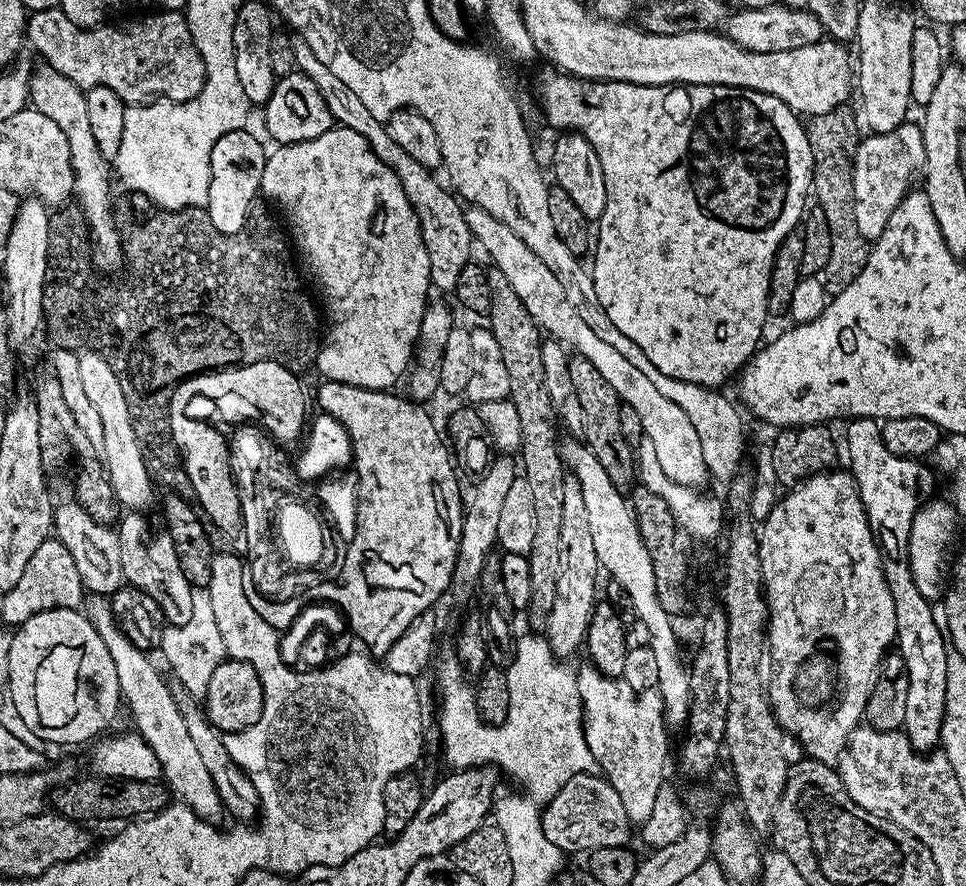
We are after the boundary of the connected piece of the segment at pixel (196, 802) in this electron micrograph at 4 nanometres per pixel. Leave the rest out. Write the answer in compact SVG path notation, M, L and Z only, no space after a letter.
M89 593L85 597L85 601L82 605L85 616L95 626L95 630L102 638L102 642L106 645L106 650L110 653L110 658L114 659L114 668L118 675L118 684L120 688L121 699L125 702L126 708L132 712L134 718L136 731L143 738L144 741L150 746L151 750L158 757L160 766L160 773L165 785L169 788L169 791L175 796L181 803L188 805L192 812L201 820L209 822L219 821L219 817L224 814L221 798L214 786L214 782L210 776L209 771L205 768L199 752L195 749L193 739L189 735L189 731L184 722L181 705L179 701L176 702L167 682L160 674L159 670L154 666L152 659L147 653L138 650L136 646L124 634L118 627L117 622L113 618L113 610L111 601L102 595L94 595Z

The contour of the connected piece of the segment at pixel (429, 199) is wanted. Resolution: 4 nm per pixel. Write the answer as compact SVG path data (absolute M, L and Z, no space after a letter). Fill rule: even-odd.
M293 35L292 42L296 68L308 76L310 82L314 82L314 86L318 86L318 94L326 98L326 106L330 110L333 121L339 127L354 130L354 134L362 134L370 150L374 150L374 154L378 154L378 158L388 163L398 174L408 195L408 201L412 204L412 209L416 212L420 223L426 254L430 254L432 288L435 291L448 292L448 294L455 293L458 286L458 274L462 274L462 270L473 259L472 248L474 249L472 231L470 226L466 226L461 201L447 187L444 189L432 177L435 175L429 169L414 162L414 158L410 158L410 154L406 154L406 150L402 150L402 146L398 146L398 142L394 142L390 134L386 134L385 121L374 118L374 114L370 114L370 110L366 110L366 106L362 106L362 102L356 100L356 95L346 86L342 86L342 81L334 78L331 70L326 70L326 65L314 54L314 50L310 50L310 46L306 46L301 36Z

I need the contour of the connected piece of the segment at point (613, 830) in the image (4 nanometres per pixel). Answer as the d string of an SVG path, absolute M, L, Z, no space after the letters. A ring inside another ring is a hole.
M584 772L566 782L551 802L545 806L540 818L546 838L554 842L564 854L591 853L598 848L623 848L629 843L634 826L618 798L618 790L610 786L603 775Z

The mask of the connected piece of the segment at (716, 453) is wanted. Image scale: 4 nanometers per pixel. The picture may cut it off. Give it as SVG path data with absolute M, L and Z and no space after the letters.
M656 367L652 370L650 380L666 398L680 406L690 418L690 422L698 431L699 442L702 445L702 454L709 475L714 480L720 480L722 484L732 480L739 471L740 465L738 464L744 454L744 426L733 404L726 397L716 393L719 391L662 375Z

